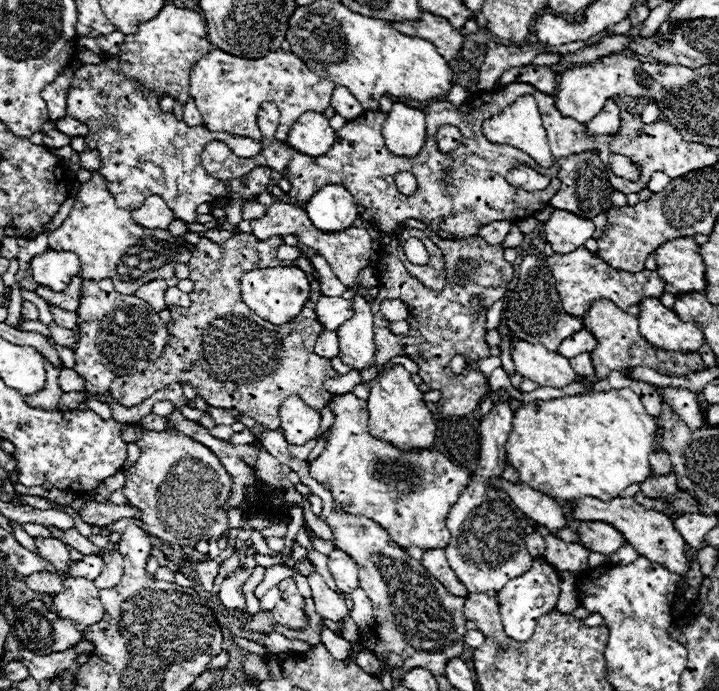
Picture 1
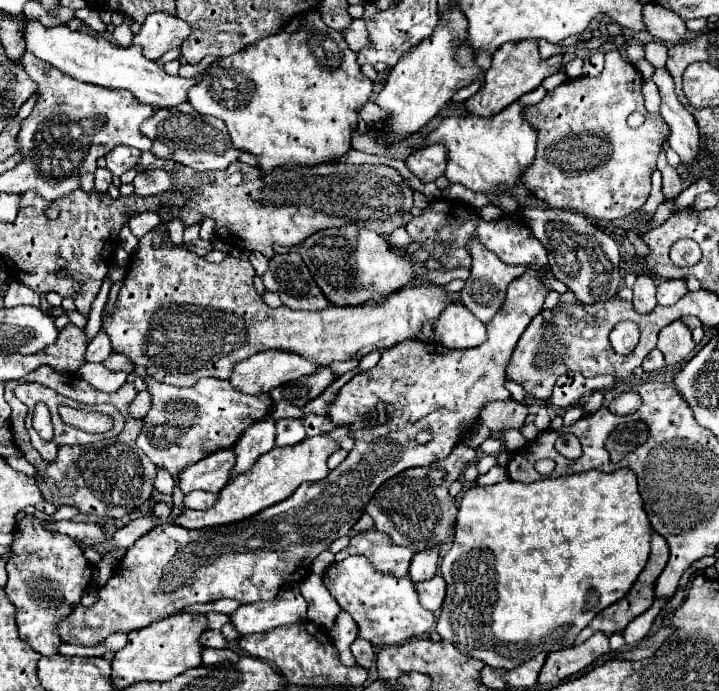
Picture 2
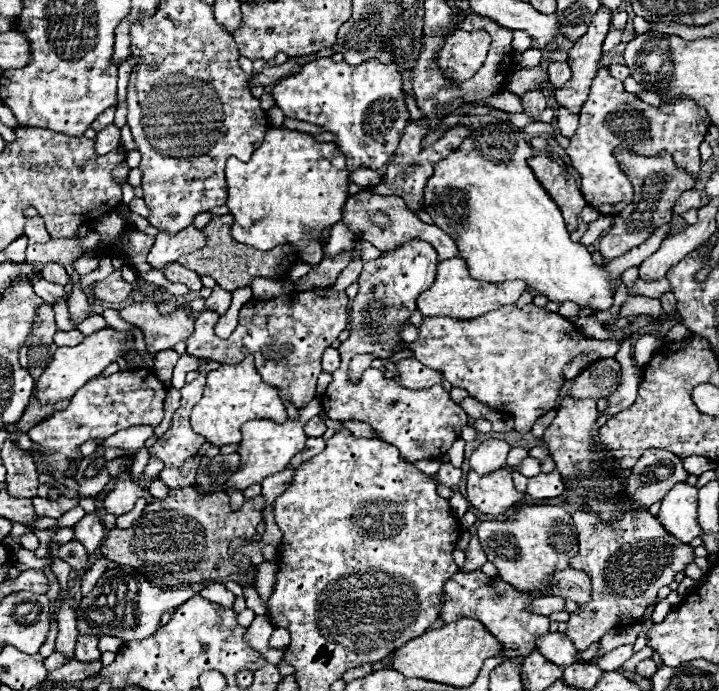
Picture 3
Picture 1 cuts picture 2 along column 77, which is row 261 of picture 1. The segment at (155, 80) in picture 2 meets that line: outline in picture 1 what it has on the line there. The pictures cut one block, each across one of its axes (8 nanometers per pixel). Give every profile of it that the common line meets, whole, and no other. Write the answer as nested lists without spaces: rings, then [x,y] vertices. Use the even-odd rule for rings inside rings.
[[[46,250],[32,258],[30,270],[32,270],[32,278],[40,286],[48,286],[56,292],[62,292],[70,284],[72,276],[78,274],[80,260],[72,252]]]

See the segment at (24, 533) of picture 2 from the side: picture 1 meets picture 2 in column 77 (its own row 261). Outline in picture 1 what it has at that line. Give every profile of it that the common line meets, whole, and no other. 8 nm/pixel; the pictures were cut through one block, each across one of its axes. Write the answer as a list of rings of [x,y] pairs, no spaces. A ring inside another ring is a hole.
[[[580,246],[578,250],[574,250],[570,254],[554,254],[554,256],[538,254],[538,258],[544,260],[548,264],[548,268],[552,270],[562,308],[566,310],[566,314],[576,316],[576,318],[586,316],[586,310],[592,306],[592,302],[602,300],[602,298],[612,300],[622,310],[628,310],[630,306],[640,304],[642,298],[660,298],[664,294],[666,282],[662,282],[662,278],[656,272],[652,272],[652,270],[642,270],[642,272],[616,270],[616,268],[608,266],[604,260],[600,260],[596,254],[586,250],[584,246]]]

